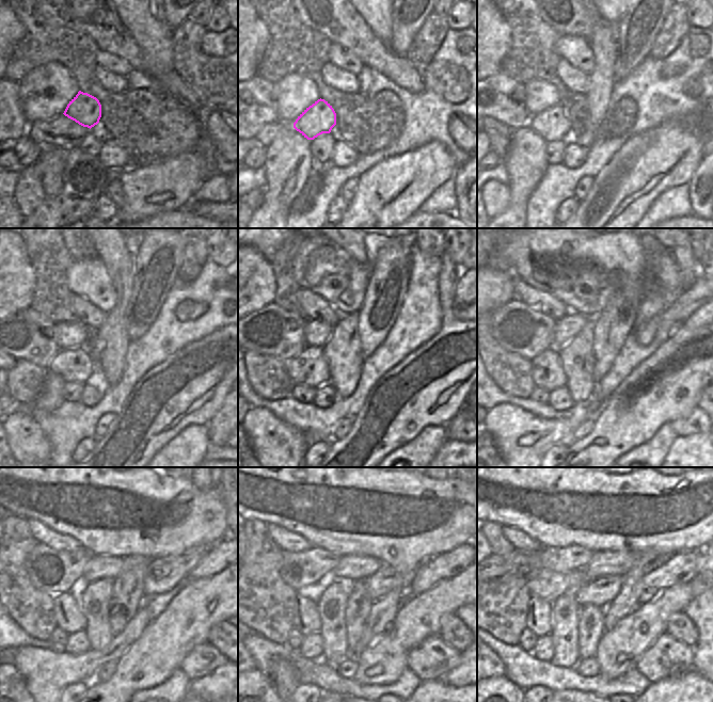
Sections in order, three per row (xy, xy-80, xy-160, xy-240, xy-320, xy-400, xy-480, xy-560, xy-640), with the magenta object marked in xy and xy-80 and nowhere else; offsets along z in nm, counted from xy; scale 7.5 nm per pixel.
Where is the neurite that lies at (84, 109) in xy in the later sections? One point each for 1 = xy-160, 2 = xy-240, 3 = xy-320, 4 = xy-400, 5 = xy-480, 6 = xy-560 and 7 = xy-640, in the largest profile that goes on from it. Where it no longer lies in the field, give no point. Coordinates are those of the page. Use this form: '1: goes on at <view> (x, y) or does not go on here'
1: goes on at xy-160 (552, 124)
2: goes on at xy-240 (74, 365)
3: goes on at xy-320 (310, 367)
4: goes on at xy-400 (547, 370)
5: goes on at xy-480 (69, 618)
6: goes on at xy-560 (306, 619)
7: goes on at xy-640 (539, 619)

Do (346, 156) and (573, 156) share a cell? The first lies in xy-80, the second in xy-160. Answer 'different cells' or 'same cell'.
same cell

